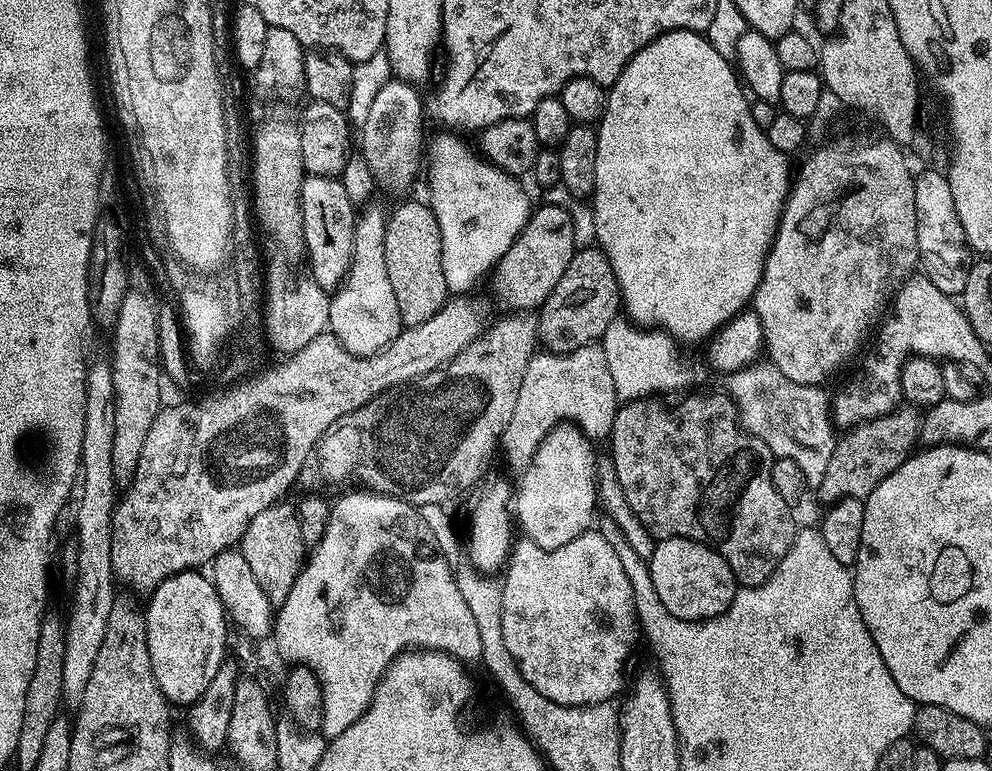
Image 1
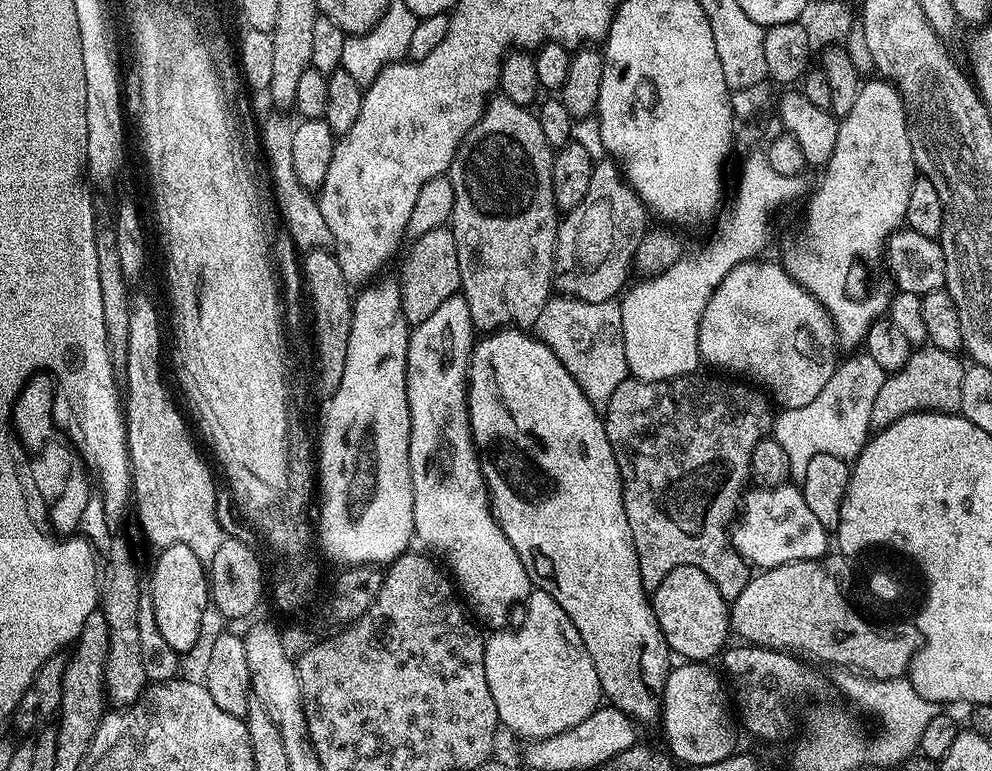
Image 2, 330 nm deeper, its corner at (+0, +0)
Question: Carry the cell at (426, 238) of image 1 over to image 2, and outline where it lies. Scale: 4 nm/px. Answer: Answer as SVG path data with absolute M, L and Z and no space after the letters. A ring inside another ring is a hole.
M445 226L426 230L426 234L415 237L407 245L403 253L404 265L400 268L398 283L400 286L400 305L402 314L408 320L409 325L415 326L426 322L446 298L457 295L460 292L460 271L458 270L458 246L454 242L454 234L451 227Z

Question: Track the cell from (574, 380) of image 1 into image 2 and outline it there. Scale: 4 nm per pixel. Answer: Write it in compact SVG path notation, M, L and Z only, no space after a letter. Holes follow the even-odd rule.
M563 294L549 298L546 306L542 306L542 314L538 314L534 332L544 345L552 349L562 366L570 370L574 382L578 382L586 398L598 410L603 410L614 390L629 379L626 346L622 338L622 310L616 300L586 302Z

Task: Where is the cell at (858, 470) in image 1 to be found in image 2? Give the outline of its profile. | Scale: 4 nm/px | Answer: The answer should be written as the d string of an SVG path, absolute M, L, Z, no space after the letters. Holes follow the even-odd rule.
M917 347L902 370L885 375L882 390L878 390L878 398L874 398L874 407L870 409L870 429L889 428L898 422L898 418L906 418L915 412L959 413L962 374L966 367L960 358L957 353L941 348Z

